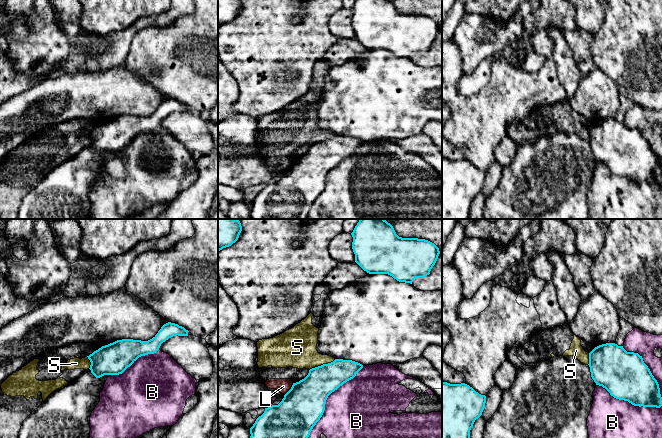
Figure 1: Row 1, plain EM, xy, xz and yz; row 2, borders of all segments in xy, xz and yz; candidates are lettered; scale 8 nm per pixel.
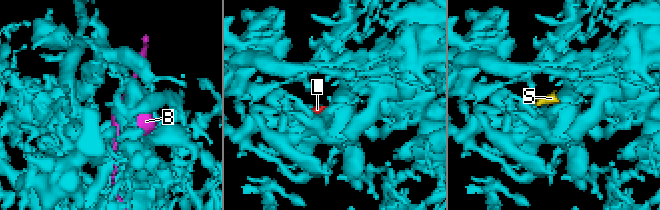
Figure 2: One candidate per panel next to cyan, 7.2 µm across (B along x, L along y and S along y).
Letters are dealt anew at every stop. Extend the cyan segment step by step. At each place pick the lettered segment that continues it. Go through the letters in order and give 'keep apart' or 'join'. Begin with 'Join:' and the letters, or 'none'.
Join: none
B: keep apart
L: keep apart
S: keep apart

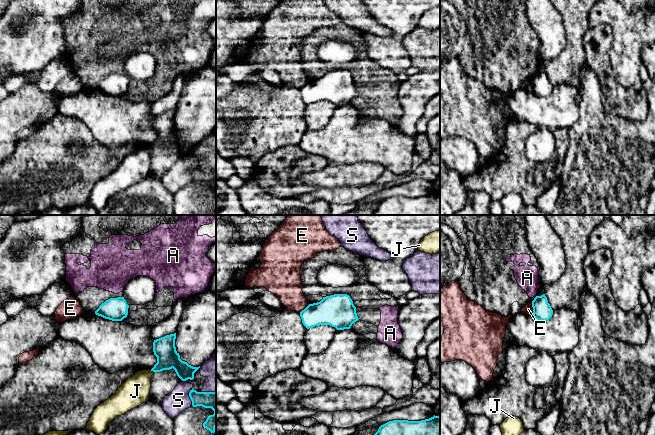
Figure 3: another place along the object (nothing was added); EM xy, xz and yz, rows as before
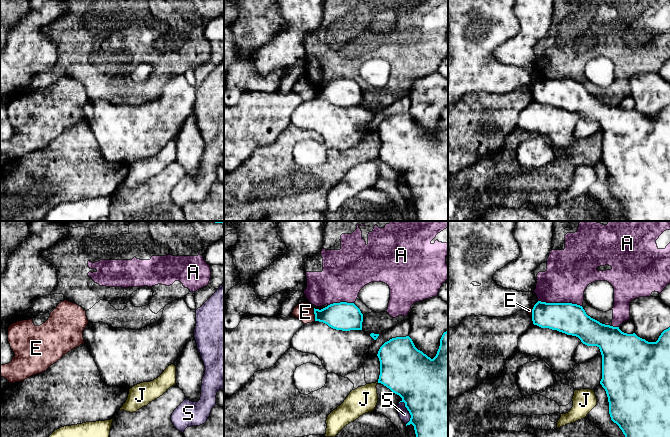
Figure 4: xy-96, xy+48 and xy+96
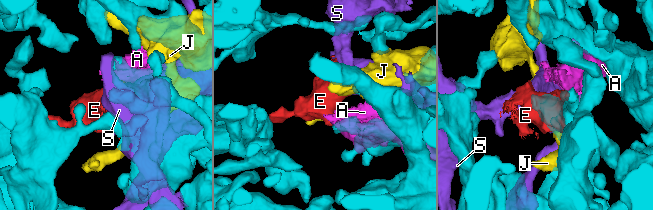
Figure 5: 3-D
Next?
Join: none
A: keep apart
E: keep apart
J: keep apart
S: keep apart

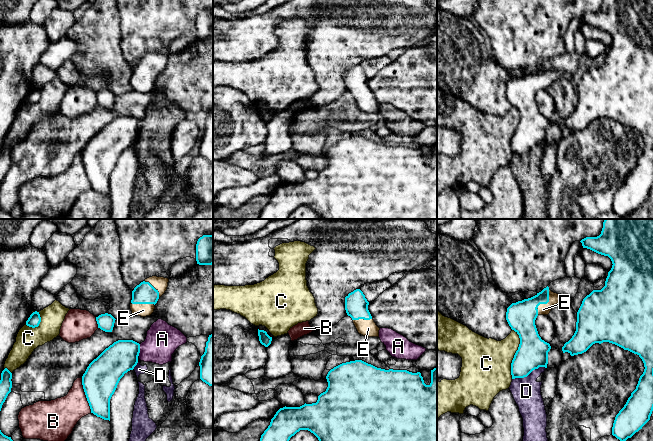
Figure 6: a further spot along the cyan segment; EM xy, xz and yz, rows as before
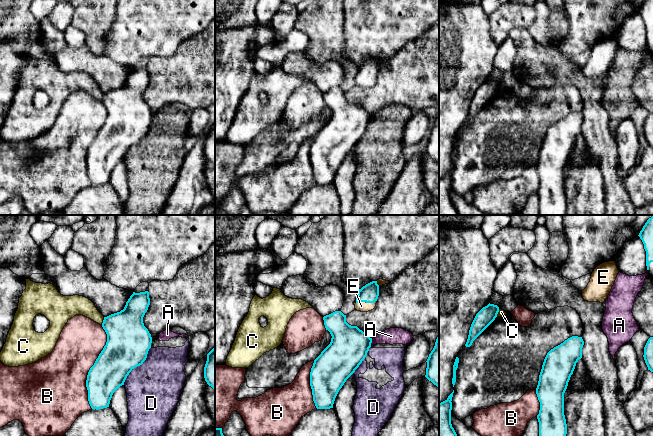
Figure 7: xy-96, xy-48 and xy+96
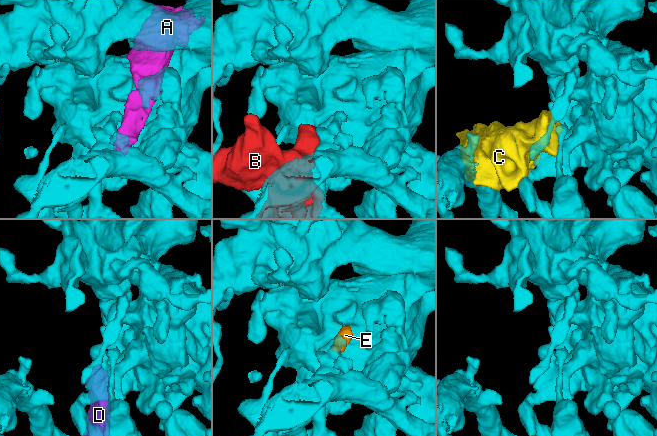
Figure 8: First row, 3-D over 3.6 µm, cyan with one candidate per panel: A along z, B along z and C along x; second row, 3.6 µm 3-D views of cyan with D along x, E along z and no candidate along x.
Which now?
Join: E
A: keep apart
B: keep apart
C: keep apart
D: keep apart
E: join

